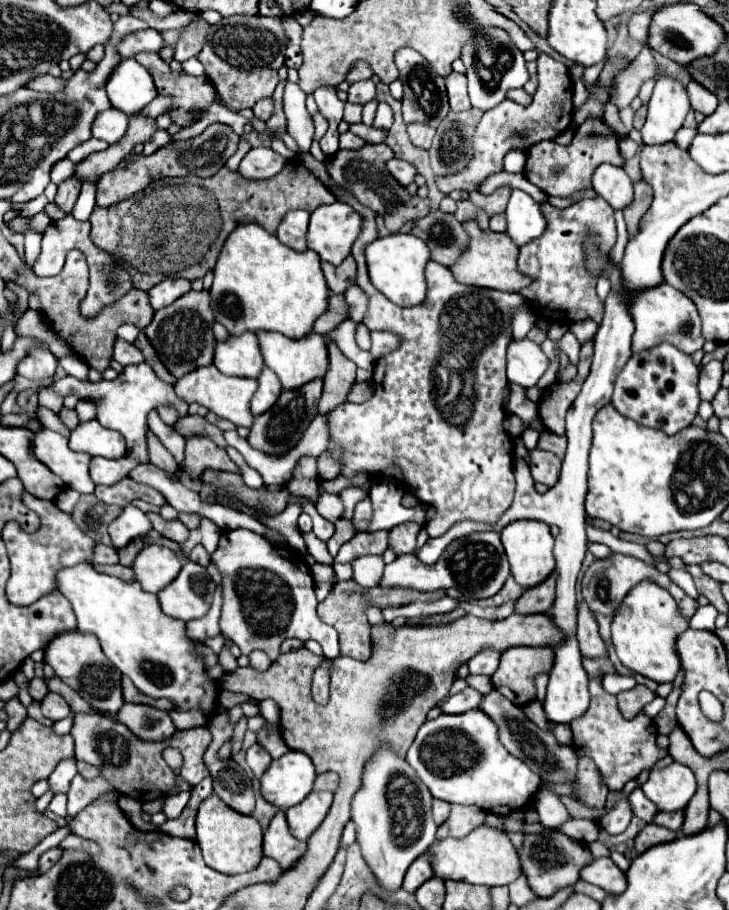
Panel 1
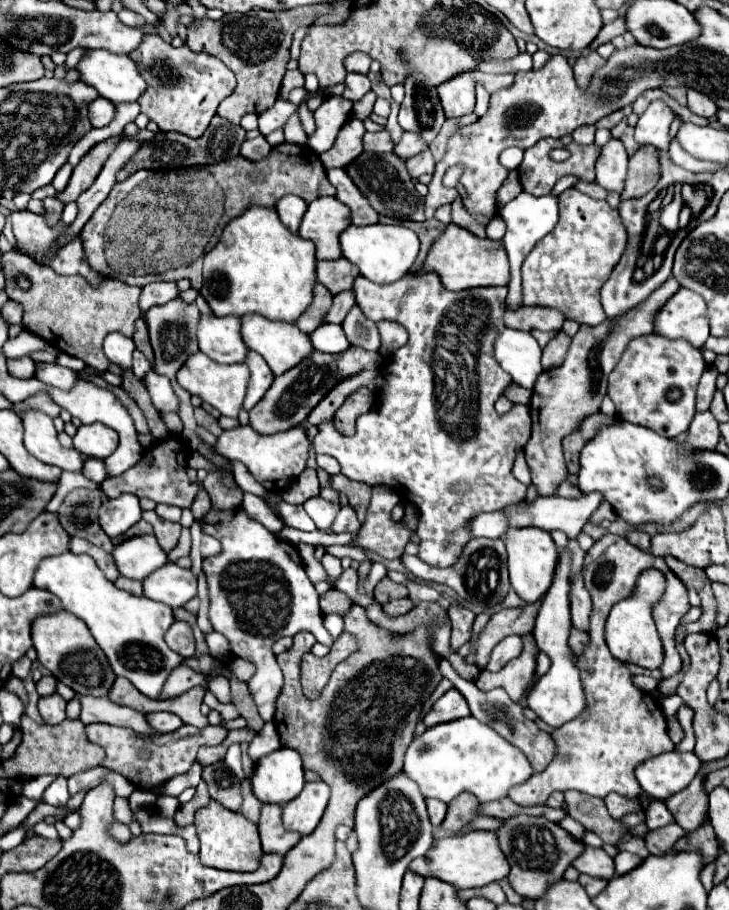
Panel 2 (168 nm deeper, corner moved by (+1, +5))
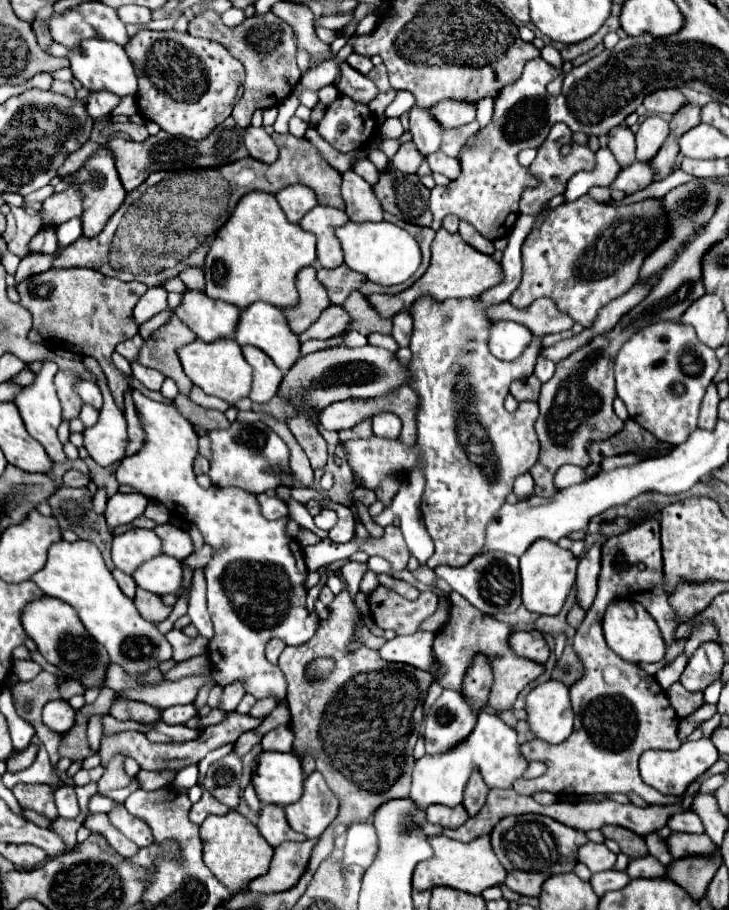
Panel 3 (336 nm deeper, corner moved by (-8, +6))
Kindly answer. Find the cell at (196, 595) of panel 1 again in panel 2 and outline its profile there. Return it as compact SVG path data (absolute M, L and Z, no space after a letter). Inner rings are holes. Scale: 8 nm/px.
M167 563L143 581L143 595L169 605L171 609L179 609L197 595L197 577L191 569Z

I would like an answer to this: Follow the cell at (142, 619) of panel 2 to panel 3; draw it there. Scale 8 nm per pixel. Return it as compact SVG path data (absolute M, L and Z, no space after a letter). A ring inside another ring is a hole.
M88 540L56 542L48 548L46 566L32 576L32 582L46 594L70 604L82 620L88 634L100 642L112 662L120 664L128 674L138 676L148 668L156 668L160 662L172 658L172 648L158 632L156 624L146 622L134 602L122 594L112 572L106 568L100 550Z

